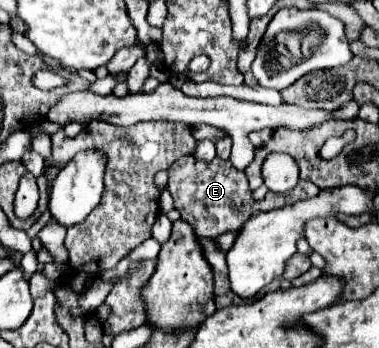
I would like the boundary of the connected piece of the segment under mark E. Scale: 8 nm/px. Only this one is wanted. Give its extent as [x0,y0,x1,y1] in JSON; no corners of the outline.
[167,155,321,239]

